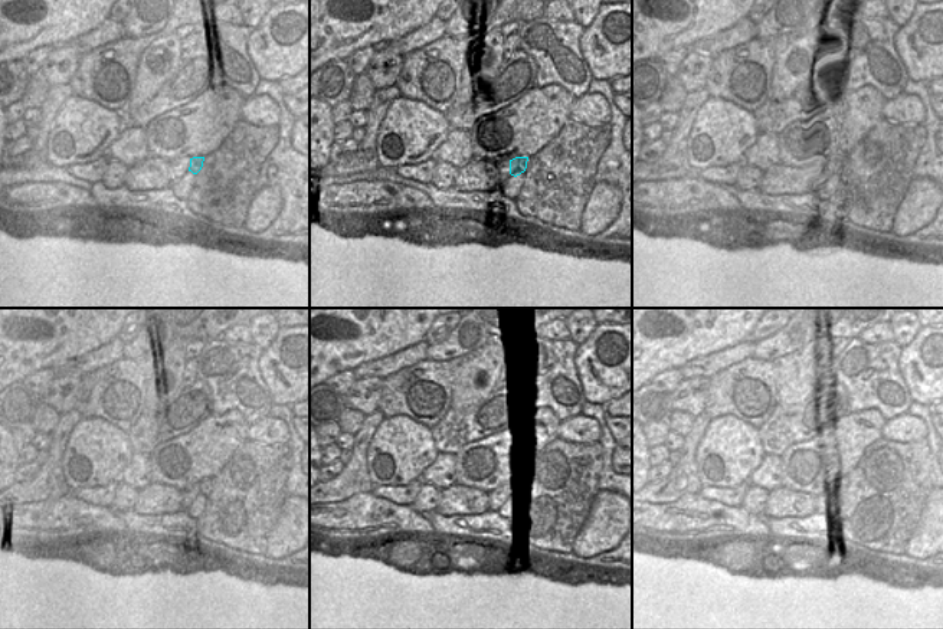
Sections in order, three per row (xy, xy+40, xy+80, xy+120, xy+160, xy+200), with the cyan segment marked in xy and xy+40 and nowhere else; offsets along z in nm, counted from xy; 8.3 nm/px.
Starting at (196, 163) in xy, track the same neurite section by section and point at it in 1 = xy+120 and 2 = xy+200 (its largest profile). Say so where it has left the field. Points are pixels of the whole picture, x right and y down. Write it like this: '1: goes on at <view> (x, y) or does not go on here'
1: goes on at xy+120 (203, 487)
2: goes on at xy+200 (824, 498)

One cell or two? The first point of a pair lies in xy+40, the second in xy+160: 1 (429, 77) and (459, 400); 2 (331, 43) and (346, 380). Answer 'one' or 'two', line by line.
1: two
2: two

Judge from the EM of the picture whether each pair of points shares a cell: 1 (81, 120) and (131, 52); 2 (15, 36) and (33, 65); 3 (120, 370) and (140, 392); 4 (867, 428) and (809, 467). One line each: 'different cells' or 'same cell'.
1: different cells
2: different cells
3: different cells
4: same cell

